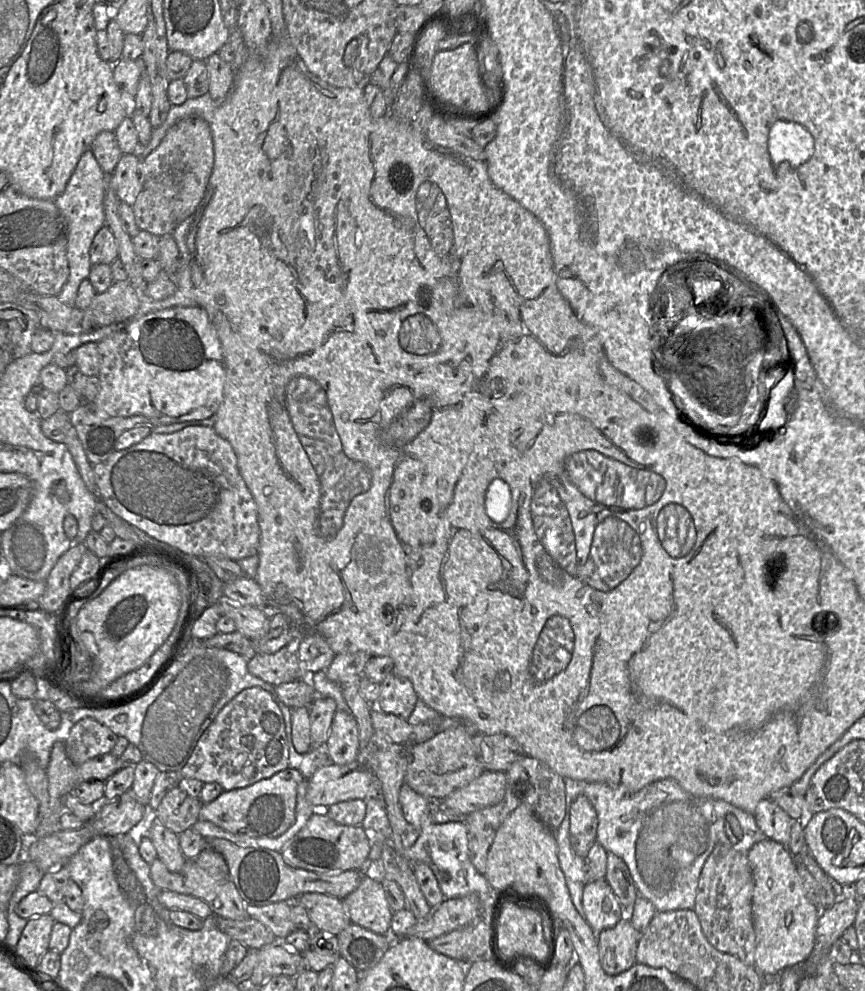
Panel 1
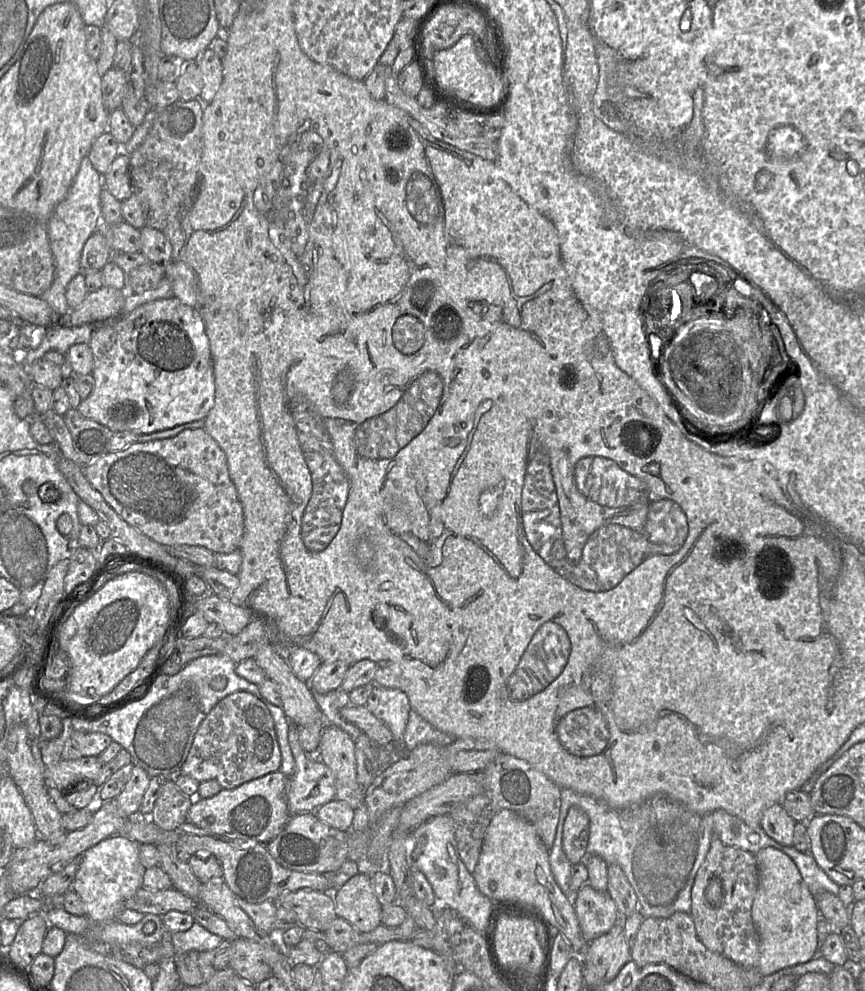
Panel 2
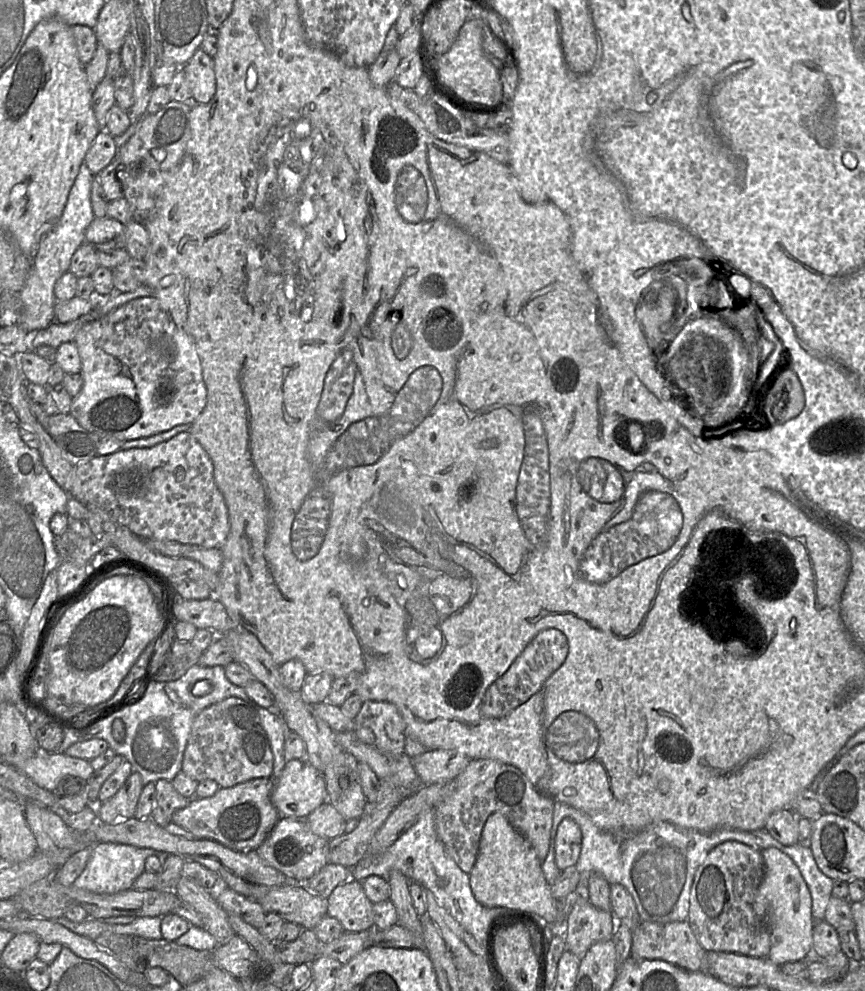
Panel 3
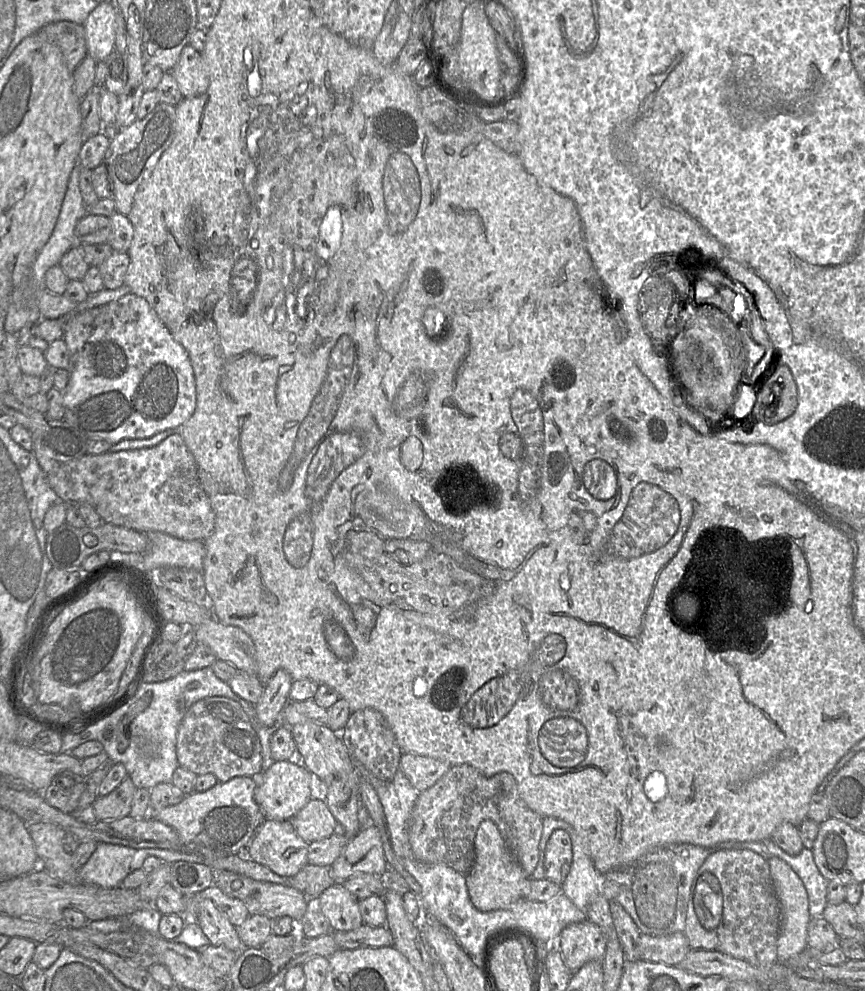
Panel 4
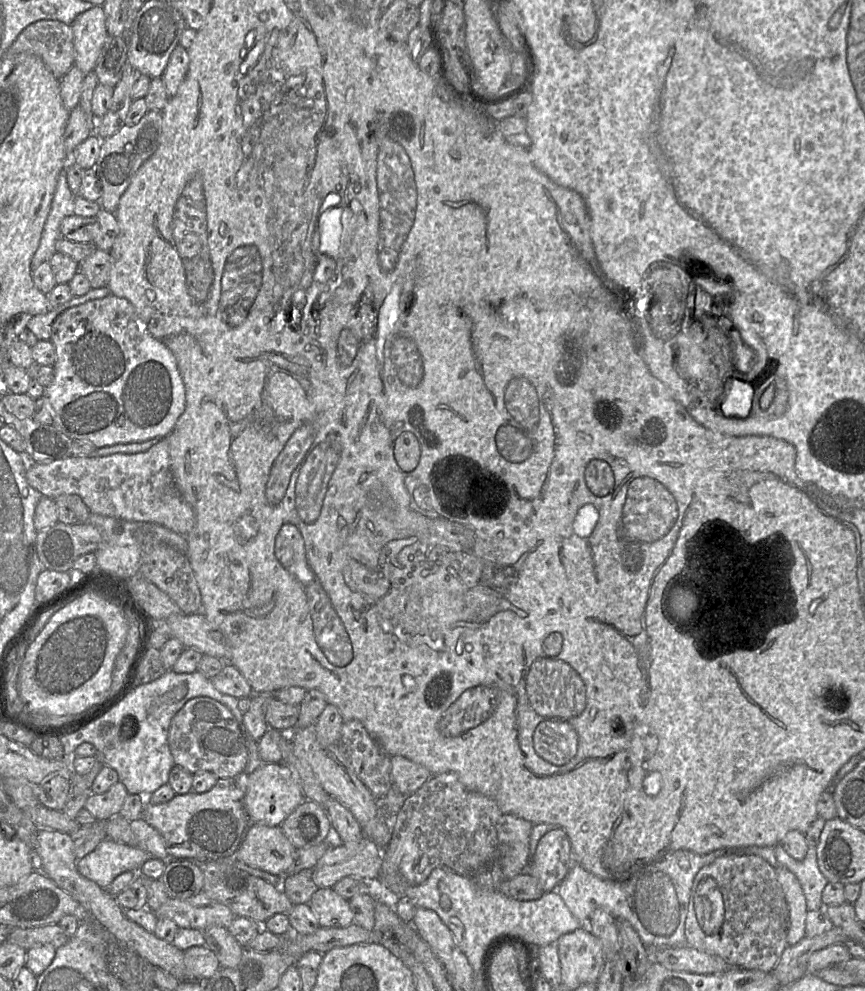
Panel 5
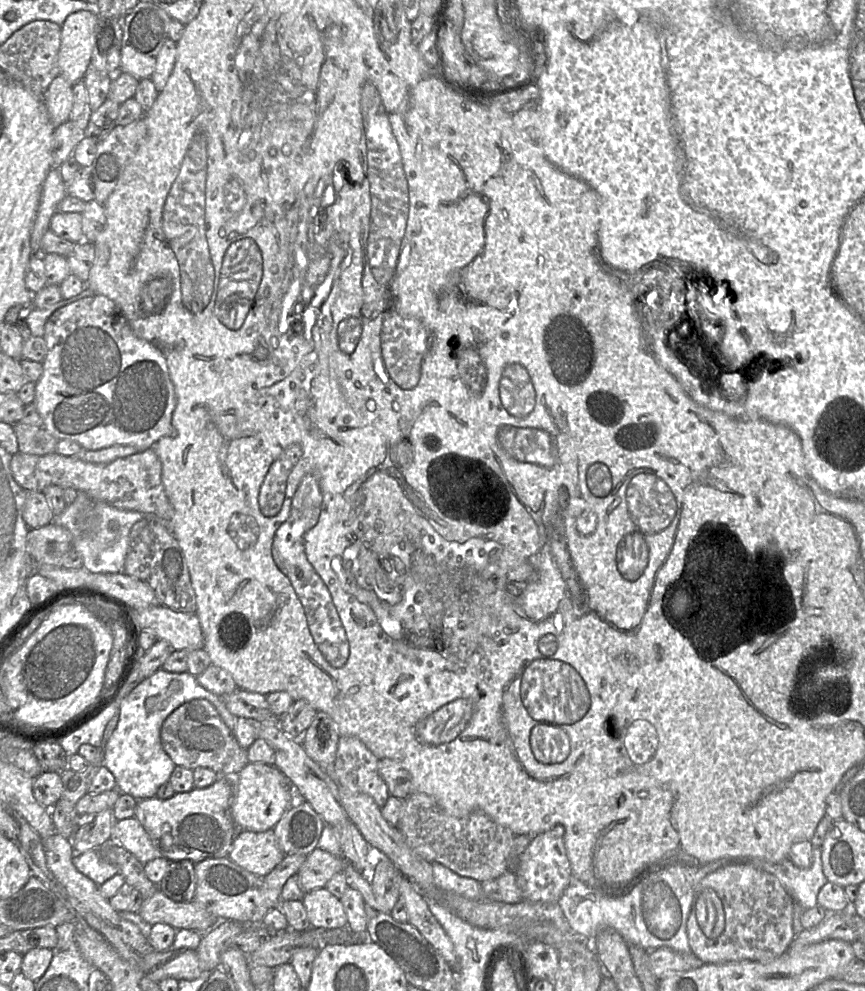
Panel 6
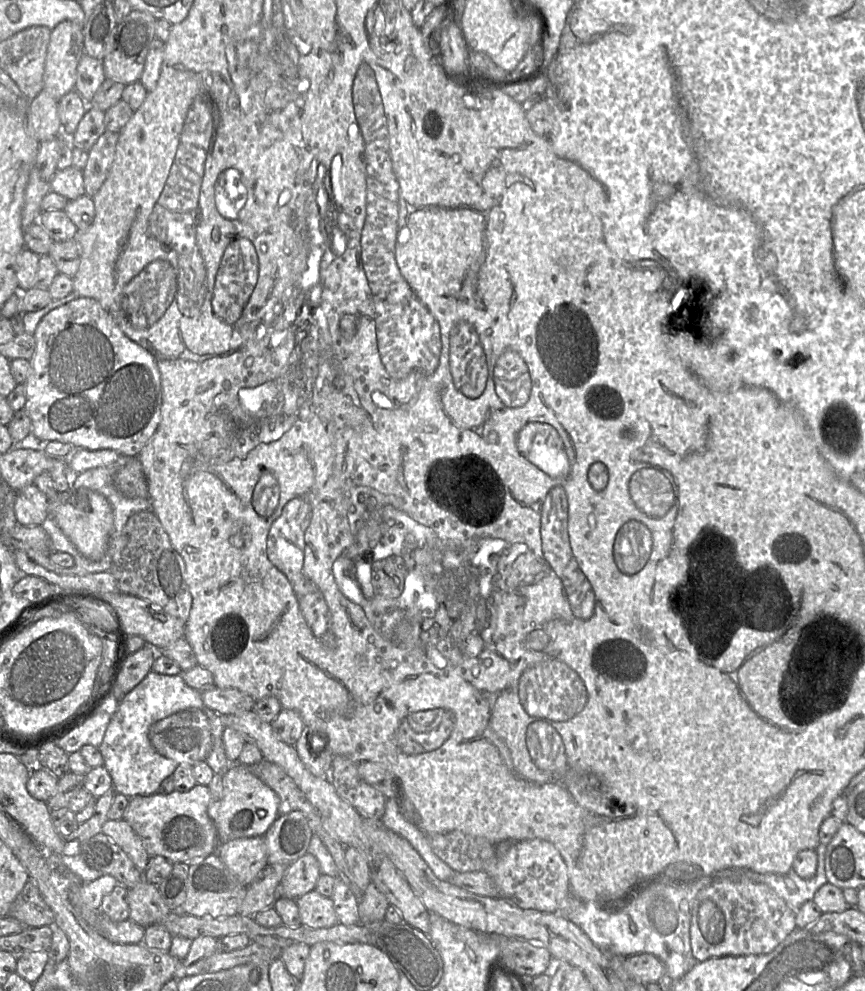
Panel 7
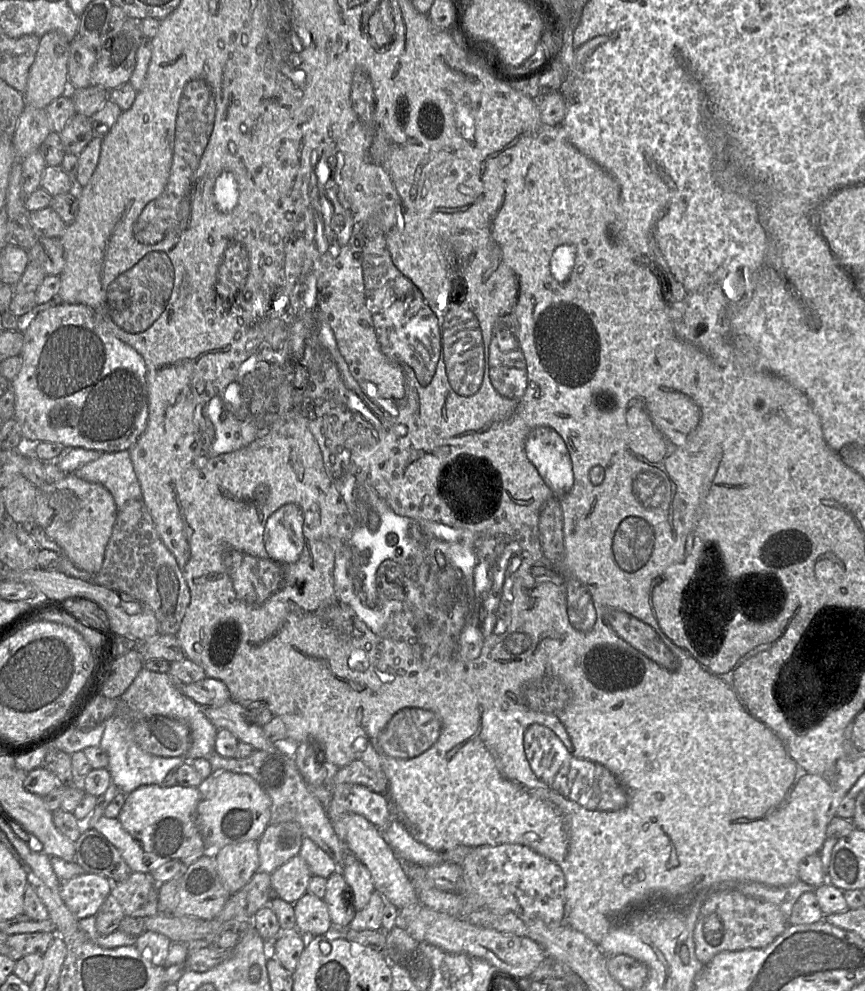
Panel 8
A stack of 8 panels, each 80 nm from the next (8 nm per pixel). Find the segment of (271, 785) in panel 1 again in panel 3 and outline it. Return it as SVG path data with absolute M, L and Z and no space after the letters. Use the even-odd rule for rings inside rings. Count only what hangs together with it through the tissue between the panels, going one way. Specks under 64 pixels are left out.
M255 778L239 783L233 787L220 788L213 796L193 798L189 804L173 813L172 823L191 832L198 839L214 840L235 851L254 850L259 847L270 834L277 821L281 818L271 802L274 778Z

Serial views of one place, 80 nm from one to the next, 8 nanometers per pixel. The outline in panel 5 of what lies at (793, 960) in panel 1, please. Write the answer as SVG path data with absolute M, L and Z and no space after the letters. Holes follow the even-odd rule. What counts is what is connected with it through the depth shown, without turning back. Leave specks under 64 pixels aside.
M779 865L776 875L780 882L789 909L789 926L787 932L787 944L795 945L806 935L806 898L797 877L785 866Z

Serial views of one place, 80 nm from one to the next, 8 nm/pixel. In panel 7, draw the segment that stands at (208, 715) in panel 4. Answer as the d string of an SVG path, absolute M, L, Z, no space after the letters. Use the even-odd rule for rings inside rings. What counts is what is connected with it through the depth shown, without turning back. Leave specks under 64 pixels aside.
M189 708L165 717L150 726L148 732L152 747L162 756L178 764L193 766L205 761L212 749L211 726L206 714L197 708Z

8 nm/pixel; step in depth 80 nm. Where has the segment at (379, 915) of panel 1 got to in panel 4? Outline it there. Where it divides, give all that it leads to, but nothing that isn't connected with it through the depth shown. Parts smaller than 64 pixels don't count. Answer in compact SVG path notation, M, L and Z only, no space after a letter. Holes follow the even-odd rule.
M336 883L320 894L314 906L327 918L333 931L350 931L364 924L358 903L359 899L342 883Z

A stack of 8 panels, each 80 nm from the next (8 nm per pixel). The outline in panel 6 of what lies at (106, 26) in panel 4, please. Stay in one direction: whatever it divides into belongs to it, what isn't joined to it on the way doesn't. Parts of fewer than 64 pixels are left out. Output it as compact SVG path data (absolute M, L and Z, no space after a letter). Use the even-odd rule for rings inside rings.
M78 11L61 25L58 66L60 75L71 85L82 80L91 65L97 19L96 11Z

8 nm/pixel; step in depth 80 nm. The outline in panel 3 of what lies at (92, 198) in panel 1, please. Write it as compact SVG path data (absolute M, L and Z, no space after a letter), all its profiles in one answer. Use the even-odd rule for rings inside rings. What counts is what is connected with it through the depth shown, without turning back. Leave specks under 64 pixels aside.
M83 162L71 187L58 224L44 237L32 259L31 271L24 288L19 293L20 310L17 313L5 311L12 324L26 331L44 329L55 321L54 307L58 301L54 293L55 283L65 272L69 271L71 258L75 251L85 243L85 231L95 218L90 199L93 179L94 174Z

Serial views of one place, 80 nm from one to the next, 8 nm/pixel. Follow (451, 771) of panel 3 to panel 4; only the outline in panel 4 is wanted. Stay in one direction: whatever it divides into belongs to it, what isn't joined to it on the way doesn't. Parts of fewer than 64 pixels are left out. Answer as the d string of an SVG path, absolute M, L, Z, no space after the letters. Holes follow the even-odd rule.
M403 753L399 768L411 785L421 792L433 786L451 766L434 758L414 753Z

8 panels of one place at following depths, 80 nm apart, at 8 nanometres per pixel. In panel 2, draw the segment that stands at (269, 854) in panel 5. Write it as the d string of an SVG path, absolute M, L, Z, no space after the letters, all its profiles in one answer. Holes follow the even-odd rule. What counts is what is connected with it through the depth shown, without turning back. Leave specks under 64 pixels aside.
M315 812L292 815L283 830L266 847L282 867L310 873L329 873L338 870L348 860L349 831L341 831L320 821Z

